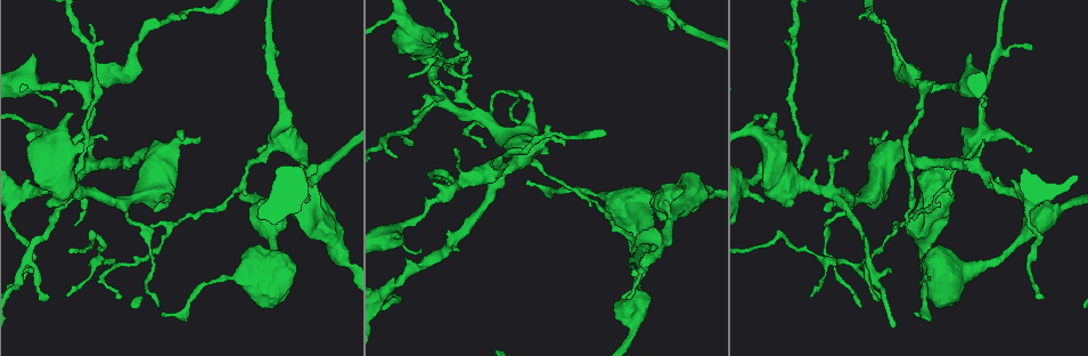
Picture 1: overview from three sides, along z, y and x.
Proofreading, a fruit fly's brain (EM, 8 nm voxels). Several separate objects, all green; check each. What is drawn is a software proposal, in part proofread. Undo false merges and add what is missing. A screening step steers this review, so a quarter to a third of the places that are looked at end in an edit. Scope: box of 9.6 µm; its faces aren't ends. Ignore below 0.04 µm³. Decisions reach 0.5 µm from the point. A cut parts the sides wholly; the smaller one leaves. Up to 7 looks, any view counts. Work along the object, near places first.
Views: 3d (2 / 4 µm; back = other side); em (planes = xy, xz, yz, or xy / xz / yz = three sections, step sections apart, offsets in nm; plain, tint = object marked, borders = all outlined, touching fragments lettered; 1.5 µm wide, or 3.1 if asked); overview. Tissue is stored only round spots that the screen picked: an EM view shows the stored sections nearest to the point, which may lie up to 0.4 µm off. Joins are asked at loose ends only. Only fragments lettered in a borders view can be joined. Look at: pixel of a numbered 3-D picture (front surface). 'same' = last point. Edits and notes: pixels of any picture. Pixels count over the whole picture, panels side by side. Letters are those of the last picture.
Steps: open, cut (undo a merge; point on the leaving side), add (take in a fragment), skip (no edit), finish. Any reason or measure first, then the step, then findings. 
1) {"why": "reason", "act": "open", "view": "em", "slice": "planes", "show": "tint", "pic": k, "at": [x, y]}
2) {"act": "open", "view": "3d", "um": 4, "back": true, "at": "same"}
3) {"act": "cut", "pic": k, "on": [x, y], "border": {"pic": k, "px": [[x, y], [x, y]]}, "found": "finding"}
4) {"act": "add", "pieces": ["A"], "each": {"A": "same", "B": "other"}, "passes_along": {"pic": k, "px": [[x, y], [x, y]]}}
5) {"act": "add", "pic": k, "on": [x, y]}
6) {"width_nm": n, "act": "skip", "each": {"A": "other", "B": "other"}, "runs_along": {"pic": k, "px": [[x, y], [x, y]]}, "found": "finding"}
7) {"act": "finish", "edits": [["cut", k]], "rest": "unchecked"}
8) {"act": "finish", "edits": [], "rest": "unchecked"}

{"why": "free end", "act": "open", "view": "em", "slice": "planes", "show": "borders", "pic": 1, "at": [870, 138]}

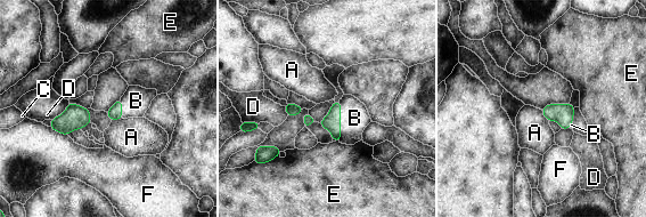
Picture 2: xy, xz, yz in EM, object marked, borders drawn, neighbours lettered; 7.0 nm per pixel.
{"longest_contact_nm": ["B", 280], "act": "add", "pieces": ["B"], "each": {"A": "other", "B": "same", "C": "other", "D": "other", "E": "other", "F": "other"}, "passes_along": {"pic": 2, "px": [[332, 121], [340, 120], [354, 118]]}, "found": "it goes on there"}

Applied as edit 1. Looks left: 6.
{"why": "arms part here", "act": "open", "view": "3d", "um": 4, "pic": 1, "at": [274, 144]}

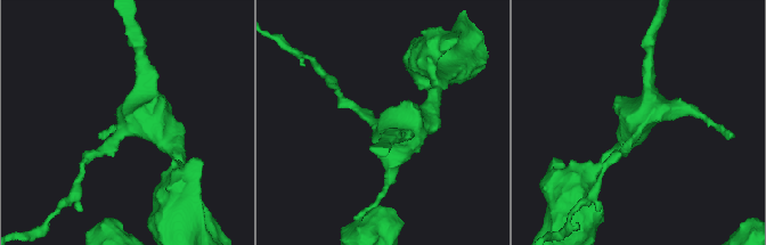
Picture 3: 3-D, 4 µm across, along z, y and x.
{"why": "need the tissue", "act": "open", "view": "em", "slice": "planes", "show": "borders", "pic": 3, "at": [133, 127]}

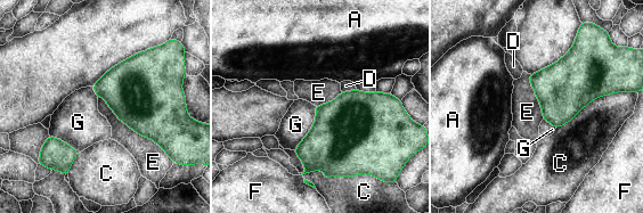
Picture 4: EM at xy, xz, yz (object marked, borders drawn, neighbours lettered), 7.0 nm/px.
{"width_nm": 150, "act": "skip", "each": {"A": "other", "C": "other", "D": "other", "E": "other", "F": "other", "G": "other"}, "border": {"pic": 4, "px": [[302, 174], [373, 174], [389, 182]]}, "found": "one cell here"}

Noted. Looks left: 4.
{"why": "free end", "act": "open", "view": "3d", "um": 4, "pic": 1, "at": [1031, 45]}

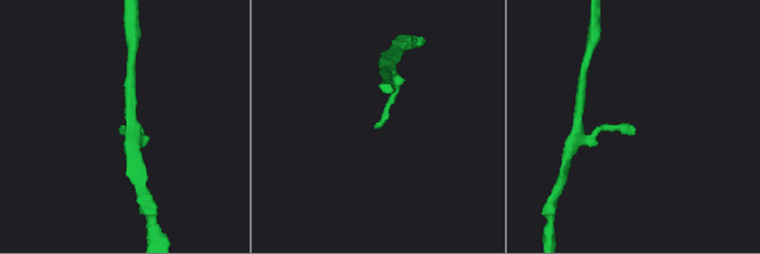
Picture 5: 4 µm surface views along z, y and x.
{"why": "shape alone is not enough", "act": "open", "view": "em", "slice": "xz", "step": 8, "show": "borders", "pic": 5, "at": [122, 130]}

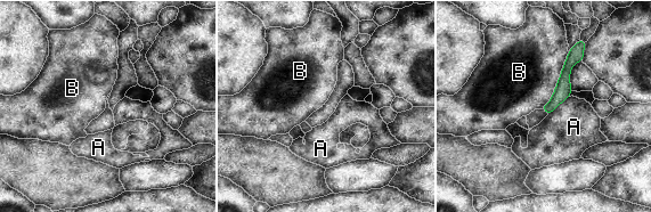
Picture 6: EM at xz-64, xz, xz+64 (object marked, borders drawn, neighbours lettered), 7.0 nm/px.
{"act": "skip", "each": {"A": "other", "B": "other"}, "runs_along": {"pic": 6, "px": [[577, 50], [548, 109]]}, "found": "no lettered fragment goes on from it"}

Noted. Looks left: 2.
{"act": "finish", "edits": [["add", 2]], "rest": "unchecked"}

